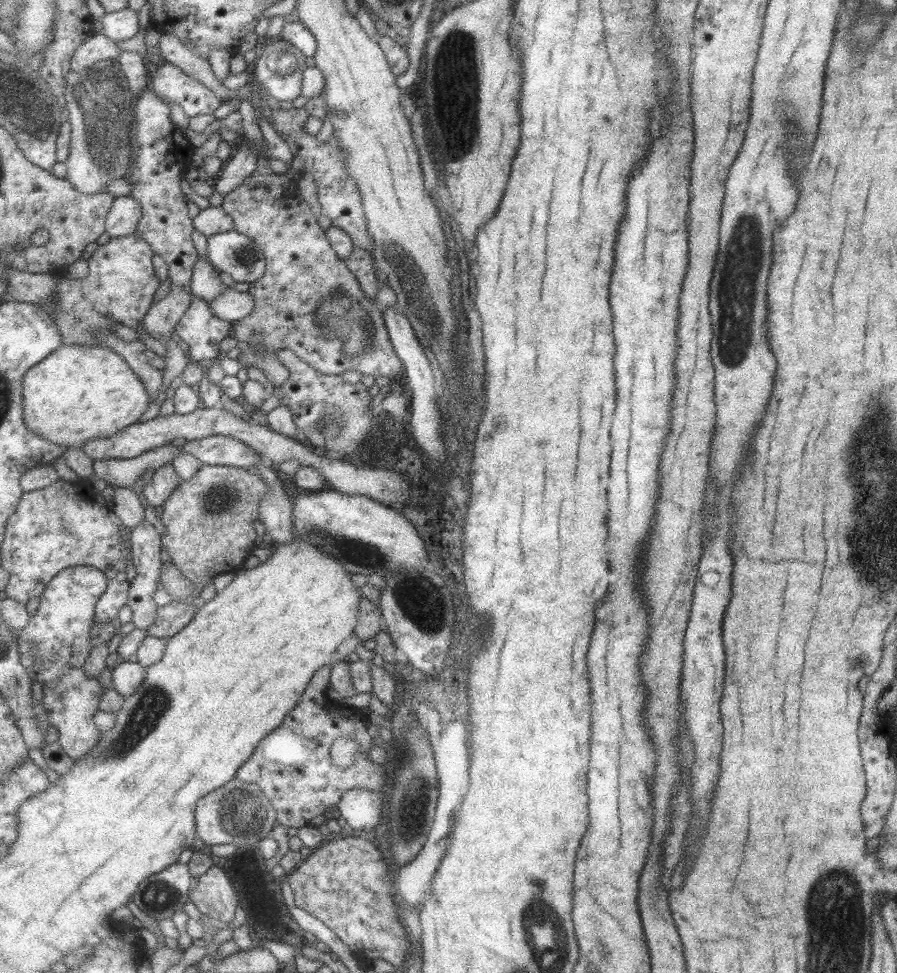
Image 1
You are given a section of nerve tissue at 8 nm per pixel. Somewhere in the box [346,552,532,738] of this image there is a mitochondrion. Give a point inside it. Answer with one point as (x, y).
(418, 601)

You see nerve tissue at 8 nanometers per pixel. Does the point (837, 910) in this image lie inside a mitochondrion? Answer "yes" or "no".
yes

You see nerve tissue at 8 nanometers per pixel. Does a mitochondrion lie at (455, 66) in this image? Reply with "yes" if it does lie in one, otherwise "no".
yes

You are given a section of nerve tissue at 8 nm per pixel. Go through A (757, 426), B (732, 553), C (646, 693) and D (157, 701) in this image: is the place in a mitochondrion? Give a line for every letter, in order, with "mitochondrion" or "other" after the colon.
A: other
B: other
C: other
D: mitochondrion

